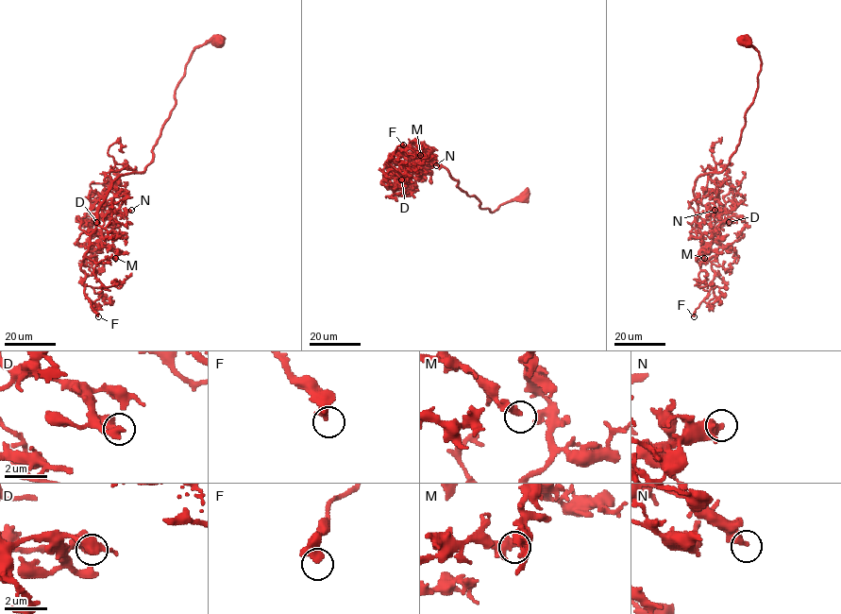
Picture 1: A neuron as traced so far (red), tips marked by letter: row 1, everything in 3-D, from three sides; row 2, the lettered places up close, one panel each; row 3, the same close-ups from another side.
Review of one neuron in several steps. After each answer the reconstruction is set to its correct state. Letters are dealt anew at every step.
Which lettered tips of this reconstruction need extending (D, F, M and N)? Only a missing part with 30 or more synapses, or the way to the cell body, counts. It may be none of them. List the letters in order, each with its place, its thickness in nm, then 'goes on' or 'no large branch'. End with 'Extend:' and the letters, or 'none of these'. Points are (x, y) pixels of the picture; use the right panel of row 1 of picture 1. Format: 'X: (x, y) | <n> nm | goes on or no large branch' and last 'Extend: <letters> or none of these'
D: (729, 222) | 420 nm | no large branch
F: (694, 316) | 480 nm | goes on
M: (704, 258) | 260 nm | no large branch
N: (714, 210) | 500 nm | no large branch
Extend: F

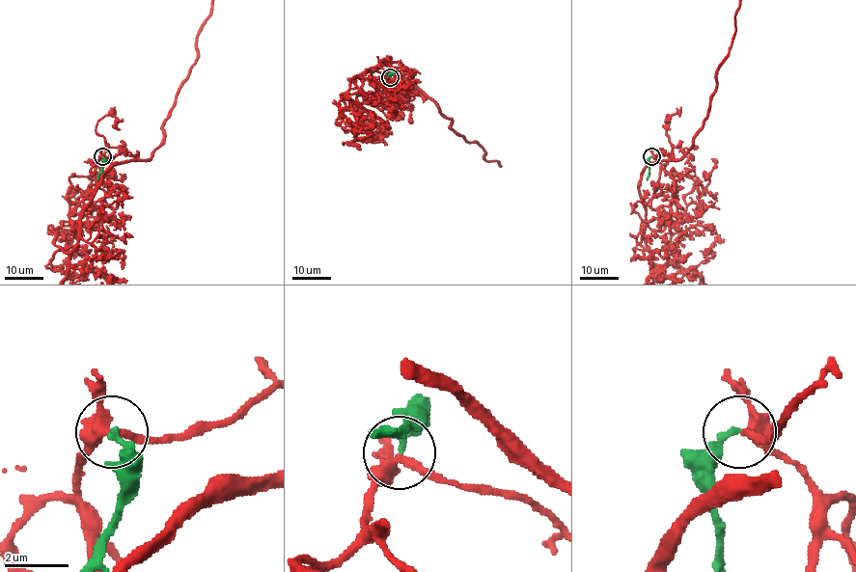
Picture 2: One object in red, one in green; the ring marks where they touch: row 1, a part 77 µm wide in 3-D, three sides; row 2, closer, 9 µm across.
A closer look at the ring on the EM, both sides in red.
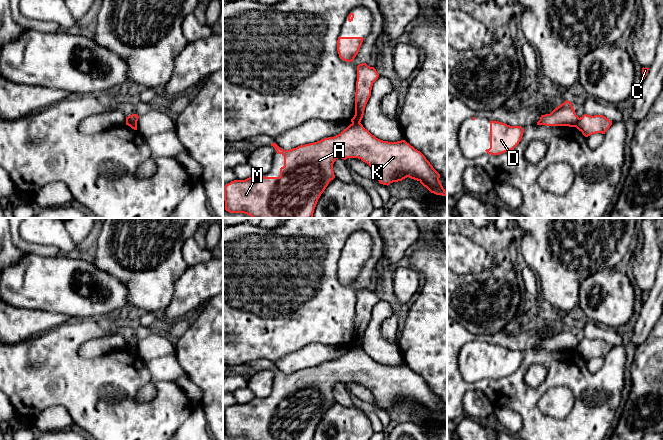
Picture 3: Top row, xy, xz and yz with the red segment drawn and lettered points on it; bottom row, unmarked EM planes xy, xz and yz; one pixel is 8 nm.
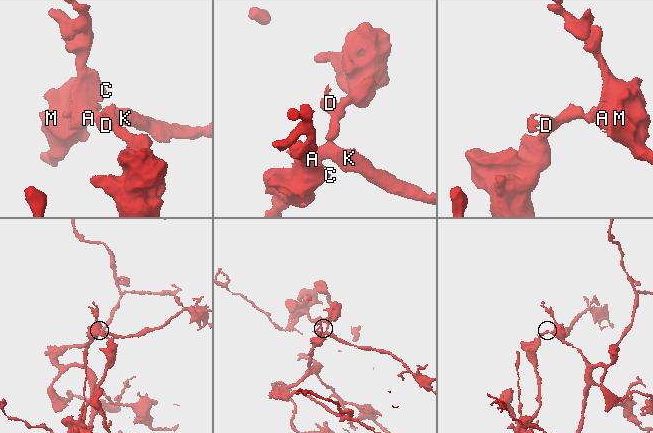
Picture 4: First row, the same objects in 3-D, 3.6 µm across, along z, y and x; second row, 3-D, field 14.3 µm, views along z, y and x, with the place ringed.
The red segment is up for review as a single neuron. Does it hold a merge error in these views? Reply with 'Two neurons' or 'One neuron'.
Two neurons

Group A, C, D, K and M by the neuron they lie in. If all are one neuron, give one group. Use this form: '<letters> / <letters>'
A C K M / D

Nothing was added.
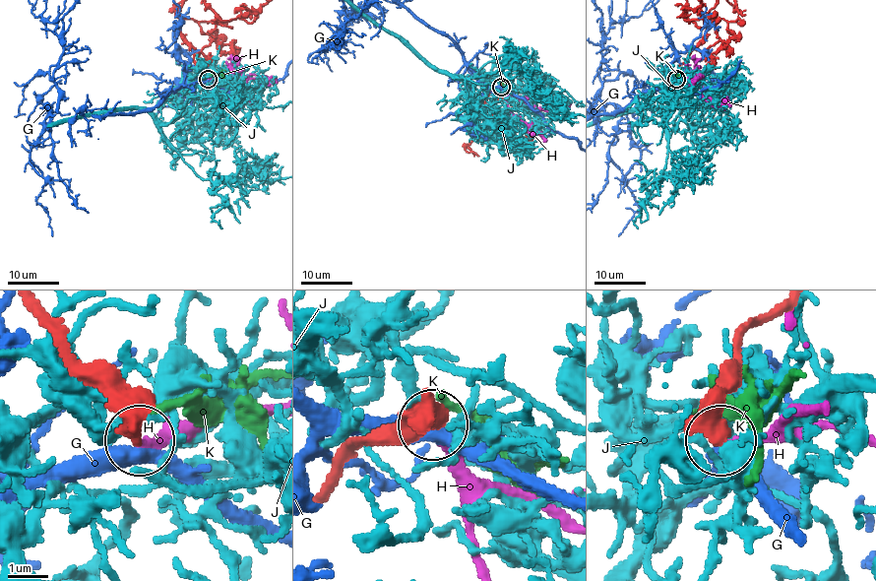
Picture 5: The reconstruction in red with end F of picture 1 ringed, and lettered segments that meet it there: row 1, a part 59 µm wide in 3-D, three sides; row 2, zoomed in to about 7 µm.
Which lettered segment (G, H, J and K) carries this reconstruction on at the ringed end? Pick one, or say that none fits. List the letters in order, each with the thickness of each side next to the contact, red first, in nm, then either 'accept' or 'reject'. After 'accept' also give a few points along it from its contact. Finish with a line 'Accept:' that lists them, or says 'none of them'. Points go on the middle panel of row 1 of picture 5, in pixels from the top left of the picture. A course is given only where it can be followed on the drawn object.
G: 550 nm thick on the red side, 440 nm on the other; reject
H: 550 nm thick on the red side, 280 nm on the other; accept
J: 700 nm thick on the red side, 300 nm on the other; reject
K: 650 nm thick on the red side, 220 nm on the other; reject
Accept: H

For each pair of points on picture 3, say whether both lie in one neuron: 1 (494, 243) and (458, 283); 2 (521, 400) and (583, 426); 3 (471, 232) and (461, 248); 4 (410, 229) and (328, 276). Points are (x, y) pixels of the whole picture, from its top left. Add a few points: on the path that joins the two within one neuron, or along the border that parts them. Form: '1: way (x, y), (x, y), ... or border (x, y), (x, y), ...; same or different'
1: way (498, 259), (498, 267), (484, 281), (474, 283); same
2: way (536, 415), (547, 426), (568, 426); same
3: border (457, 232), (480, 245), (486, 252); different
4: border (377, 228), (382, 241), (382, 256), (379, 265); different

